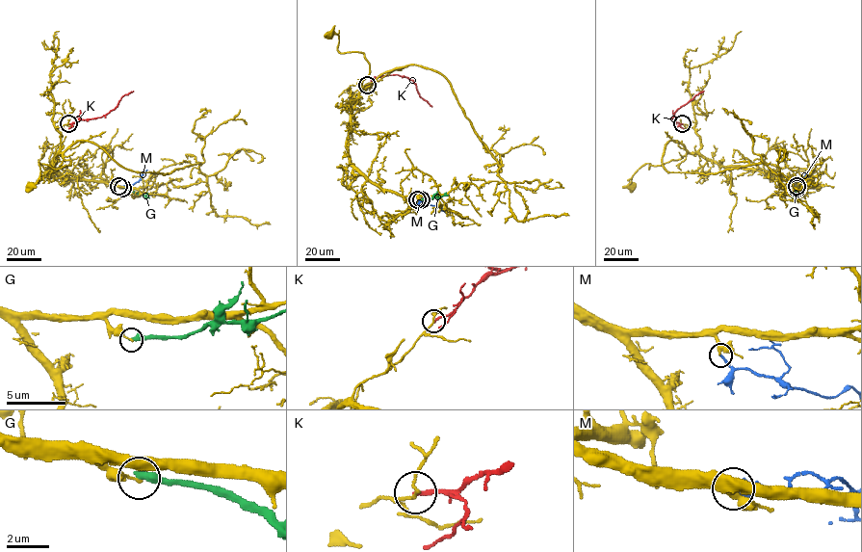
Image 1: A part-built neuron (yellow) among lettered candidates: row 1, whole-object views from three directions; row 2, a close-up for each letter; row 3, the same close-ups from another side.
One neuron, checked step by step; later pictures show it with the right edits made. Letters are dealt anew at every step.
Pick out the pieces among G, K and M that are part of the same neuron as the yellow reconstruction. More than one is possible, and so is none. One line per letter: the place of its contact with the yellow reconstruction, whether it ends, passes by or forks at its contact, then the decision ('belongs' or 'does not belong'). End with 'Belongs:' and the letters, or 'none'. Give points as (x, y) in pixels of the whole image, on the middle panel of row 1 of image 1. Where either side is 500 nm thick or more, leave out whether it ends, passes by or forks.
G: contact (421, 199); it ends; does not belong
K: contact (367, 85); it ends; does not belong
M: contact (417, 199); it ends; does not belong
Belongs: none

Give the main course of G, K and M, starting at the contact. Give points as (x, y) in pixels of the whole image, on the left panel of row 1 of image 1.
G: (121, 188), (144, 196), (146, 193)
K: (68, 123), (105, 116), (123, 95), (133, 91)
M: (118, 187), (132, 186), (147, 170)

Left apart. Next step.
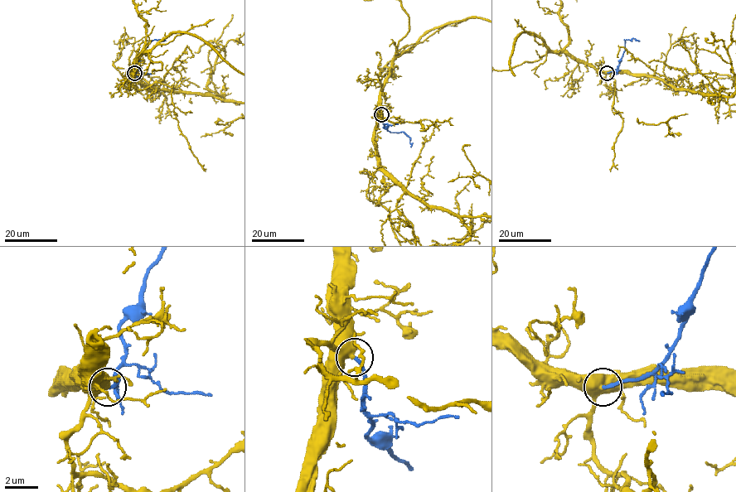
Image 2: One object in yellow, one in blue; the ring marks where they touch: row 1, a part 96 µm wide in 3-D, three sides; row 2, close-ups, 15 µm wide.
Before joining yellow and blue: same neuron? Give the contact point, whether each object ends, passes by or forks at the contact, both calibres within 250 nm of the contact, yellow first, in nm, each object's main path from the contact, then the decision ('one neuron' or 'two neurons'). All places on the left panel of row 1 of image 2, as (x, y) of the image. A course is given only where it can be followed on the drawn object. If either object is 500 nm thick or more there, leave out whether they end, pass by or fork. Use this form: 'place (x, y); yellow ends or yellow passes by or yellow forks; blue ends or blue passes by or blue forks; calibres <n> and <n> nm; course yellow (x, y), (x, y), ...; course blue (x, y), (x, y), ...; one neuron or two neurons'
place (134, 73); calibres 650 and 200 nm; course blue (134, 73), (143, 50), (153, 40), (162, 38), (163, 41); one neuron

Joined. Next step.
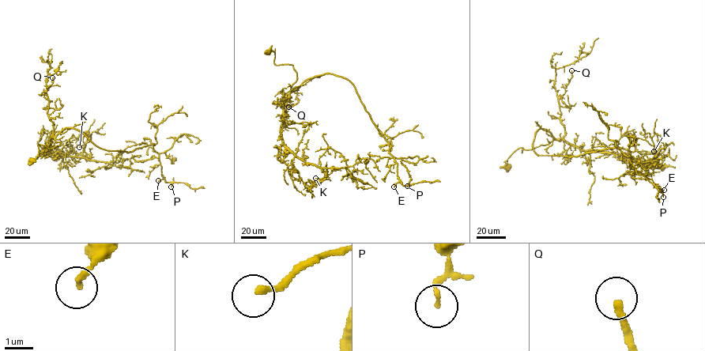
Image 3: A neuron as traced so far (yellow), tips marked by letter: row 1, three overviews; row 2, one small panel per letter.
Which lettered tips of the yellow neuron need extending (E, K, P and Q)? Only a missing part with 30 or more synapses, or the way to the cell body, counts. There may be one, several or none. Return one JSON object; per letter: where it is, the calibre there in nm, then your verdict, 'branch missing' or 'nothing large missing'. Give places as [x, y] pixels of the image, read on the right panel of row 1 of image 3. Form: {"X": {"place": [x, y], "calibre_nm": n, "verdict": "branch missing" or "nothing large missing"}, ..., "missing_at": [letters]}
{"E": {"place": [664, 190], "calibre_nm": 190, "verdict": "nothing large missing"}, "K": {"place": [654, 151], "calibre_nm": 200, "verdict": "nothing large missing"}, "P": {"place": [663, 197], "calibre_nm": 140, "verdict": "nothing large missing"}, "Q": {"place": [571, 70], "calibre_nm": 240, "verdict": "branch missing"}, "missing_at": ["Q"]}

